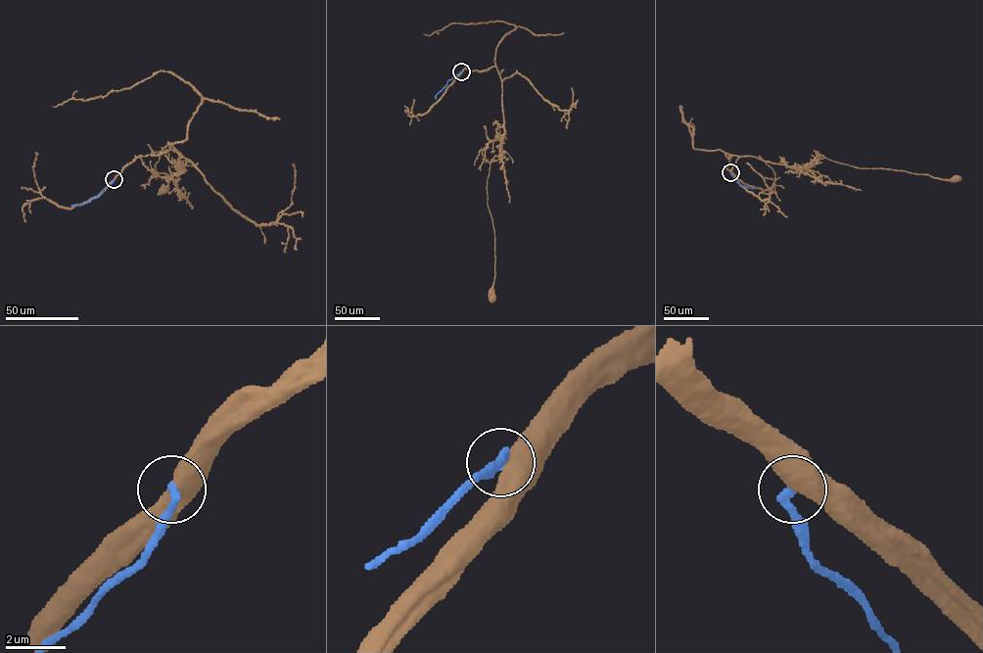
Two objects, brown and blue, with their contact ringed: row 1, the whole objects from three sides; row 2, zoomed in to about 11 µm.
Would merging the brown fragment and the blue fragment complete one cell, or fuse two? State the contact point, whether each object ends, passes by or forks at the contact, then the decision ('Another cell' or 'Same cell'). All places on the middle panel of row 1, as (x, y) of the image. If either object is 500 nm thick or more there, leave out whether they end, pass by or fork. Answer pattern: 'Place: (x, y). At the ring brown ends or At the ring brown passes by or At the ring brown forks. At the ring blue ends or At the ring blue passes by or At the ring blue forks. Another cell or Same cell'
Place: (461, 71). Another cell

